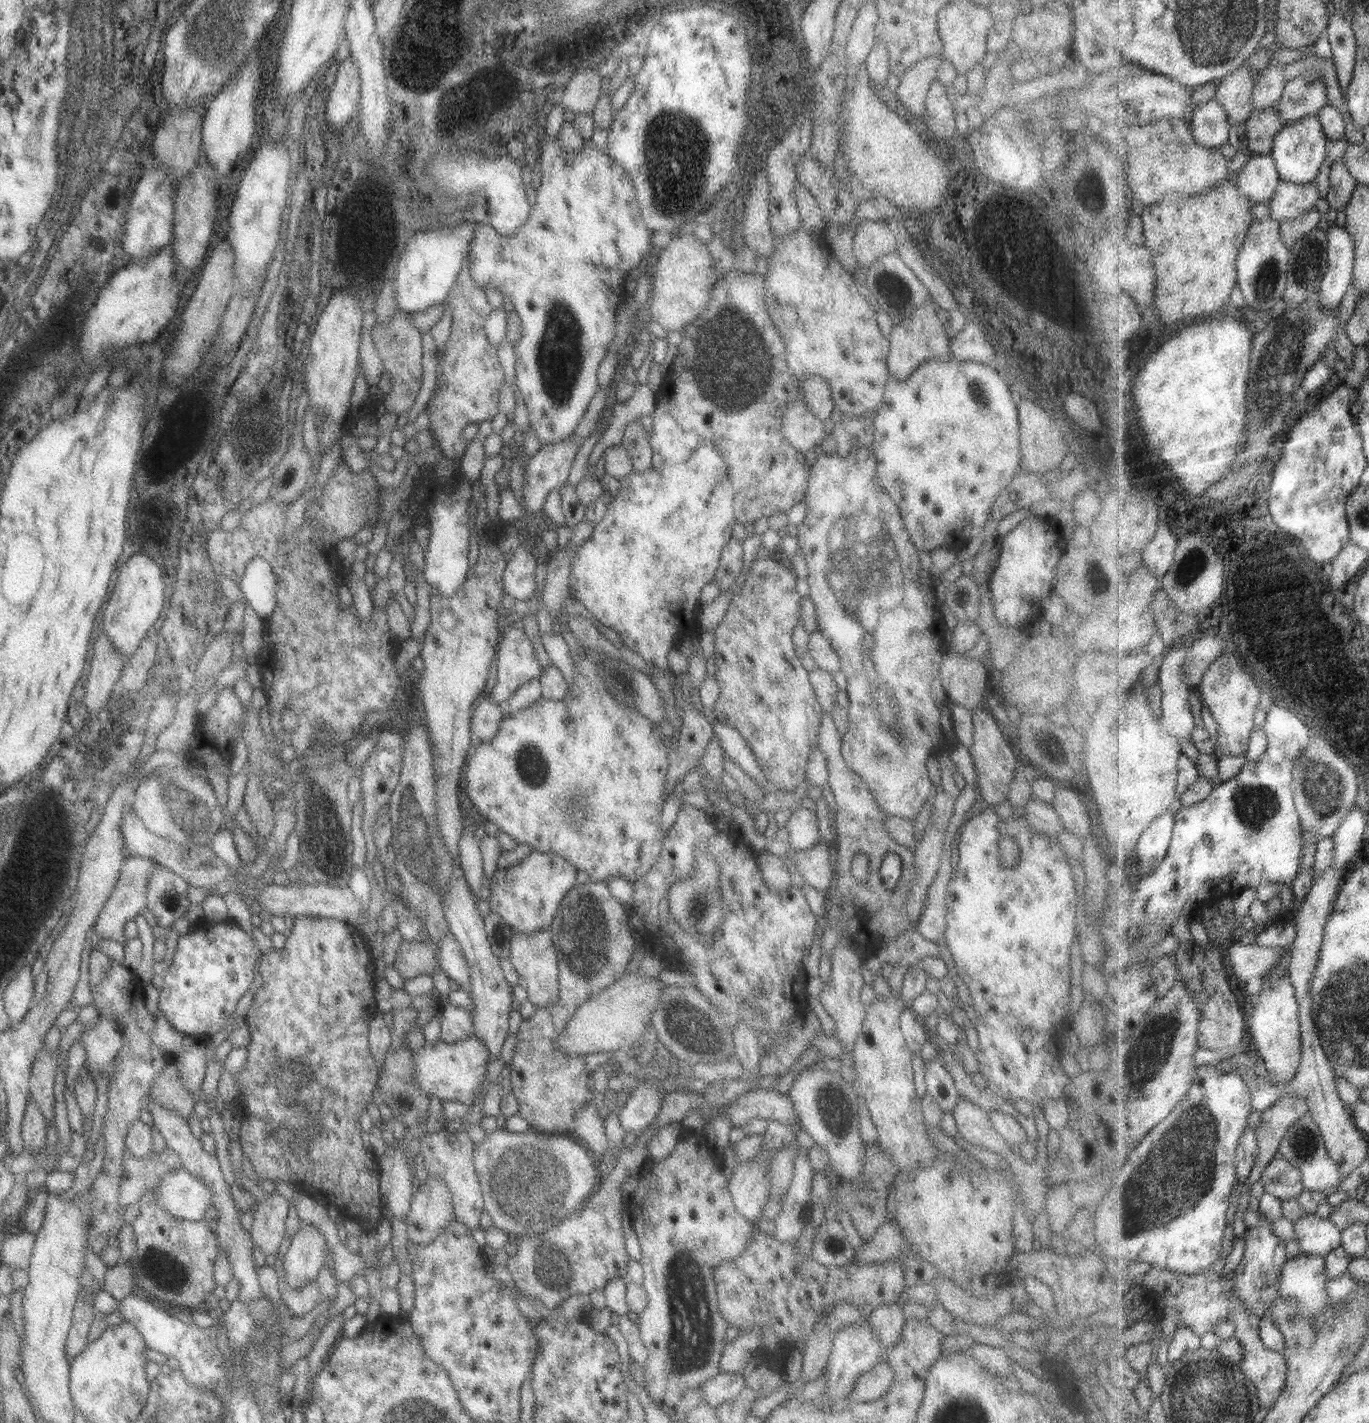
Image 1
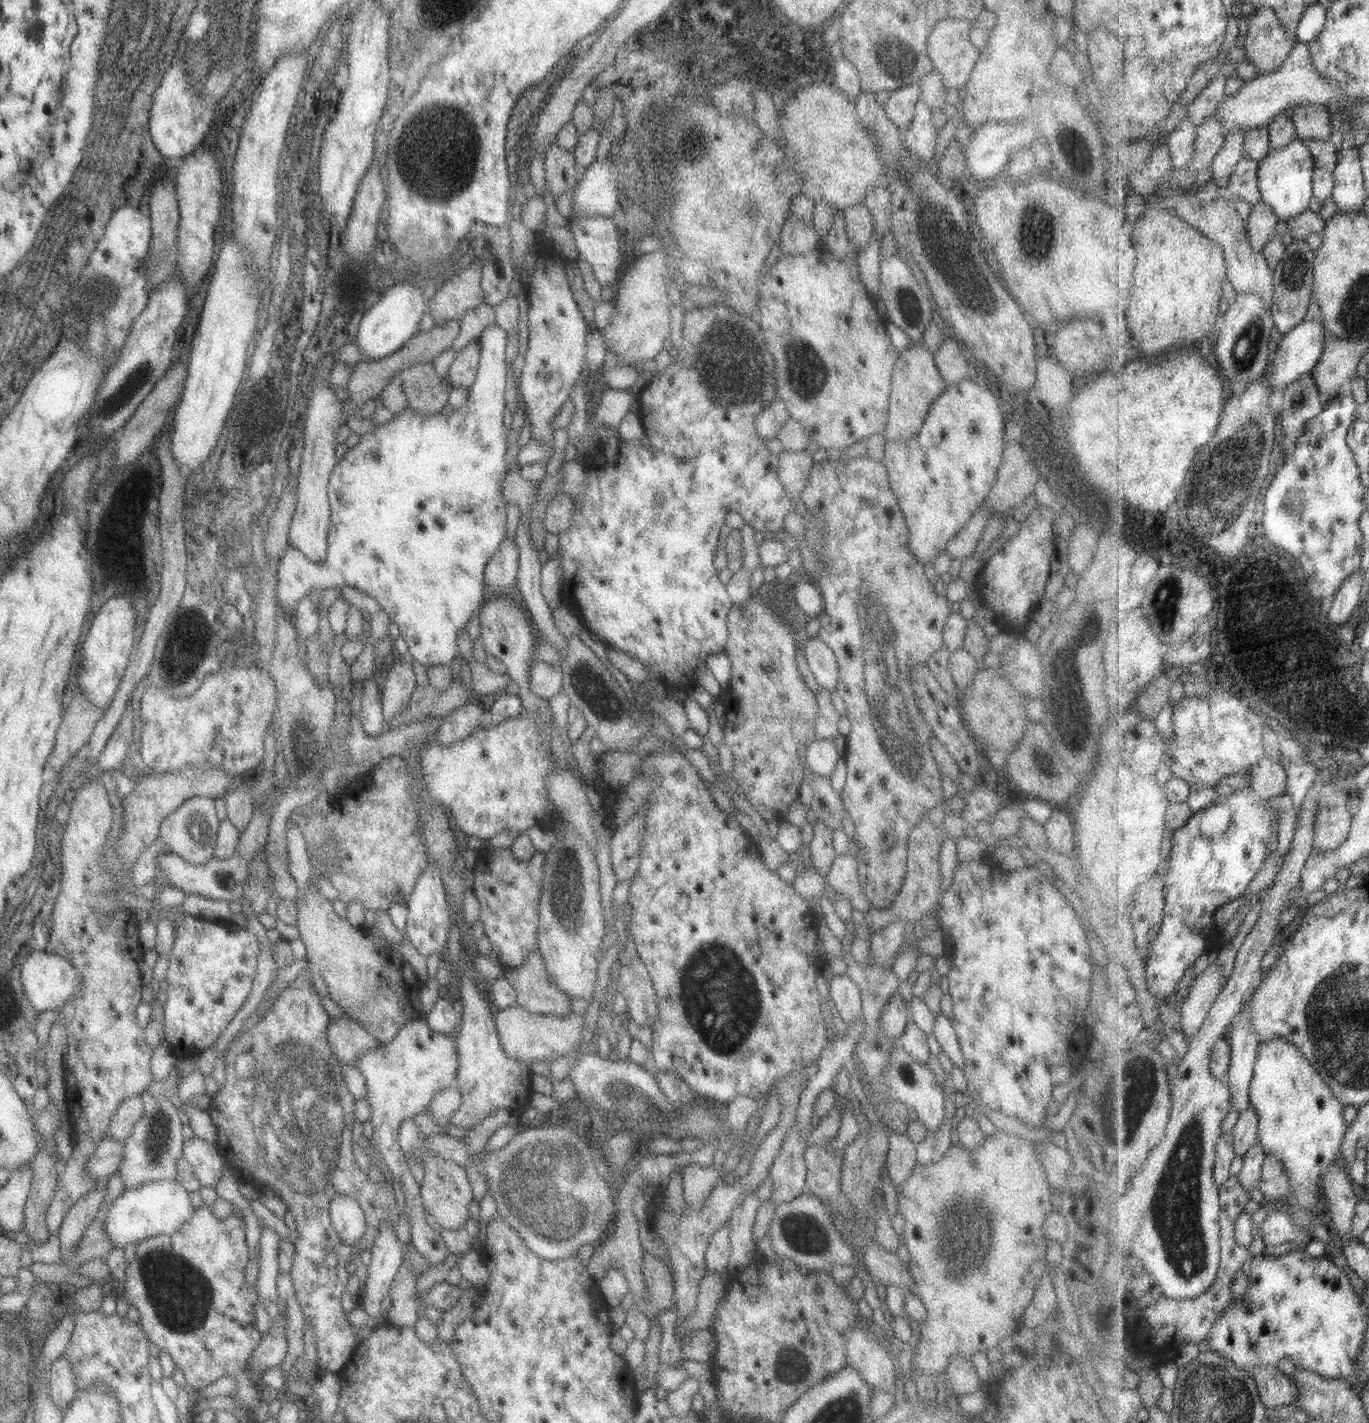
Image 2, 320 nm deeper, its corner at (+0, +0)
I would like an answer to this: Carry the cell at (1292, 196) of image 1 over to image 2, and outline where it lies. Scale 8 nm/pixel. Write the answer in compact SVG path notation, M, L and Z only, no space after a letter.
M1259 201L1250 206L1246 228L1250 235L1250 247L1255 252L1263 251L1267 243L1277 234L1277 224L1280 218L1266 203Z

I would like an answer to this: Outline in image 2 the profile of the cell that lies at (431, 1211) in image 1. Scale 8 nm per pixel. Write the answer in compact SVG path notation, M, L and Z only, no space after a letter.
M401 1258L399 1269L389 1286L387 1297L391 1302L389 1310L385 1311L385 1318L390 1325L401 1329L411 1329L417 1321L416 1307L419 1305L415 1300L416 1278L411 1273L411 1266Z

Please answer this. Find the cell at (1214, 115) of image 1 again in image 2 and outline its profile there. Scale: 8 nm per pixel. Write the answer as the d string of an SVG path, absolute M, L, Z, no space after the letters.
M1188 118L1181 120L1181 123L1168 135L1168 147L1172 156L1173 168L1182 170L1195 152L1195 140L1197 140L1197 125Z

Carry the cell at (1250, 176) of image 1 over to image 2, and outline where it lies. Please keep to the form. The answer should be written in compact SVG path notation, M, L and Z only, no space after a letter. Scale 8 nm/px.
M1243 156L1228 182L1229 195L1239 201L1250 203L1251 206L1262 200L1258 185L1258 163Z

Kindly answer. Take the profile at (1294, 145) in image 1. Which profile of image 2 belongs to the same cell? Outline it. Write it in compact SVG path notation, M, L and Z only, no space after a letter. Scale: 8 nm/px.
M1296 138L1285 148L1271 151L1258 163L1258 185L1262 202L1266 202L1273 212L1286 223L1302 212L1309 210L1309 202L1314 196L1314 156L1311 156L1309 144L1303 138Z

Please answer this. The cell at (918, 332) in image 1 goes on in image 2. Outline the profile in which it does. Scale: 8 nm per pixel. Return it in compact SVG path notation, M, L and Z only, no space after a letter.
M912 342L897 354L886 408L885 430L881 433L885 441L897 441L897 439L909 441L909 437L913 437L919 430L927 409L944 391L944 387L944 382L933 363L933 354L922 343Z

